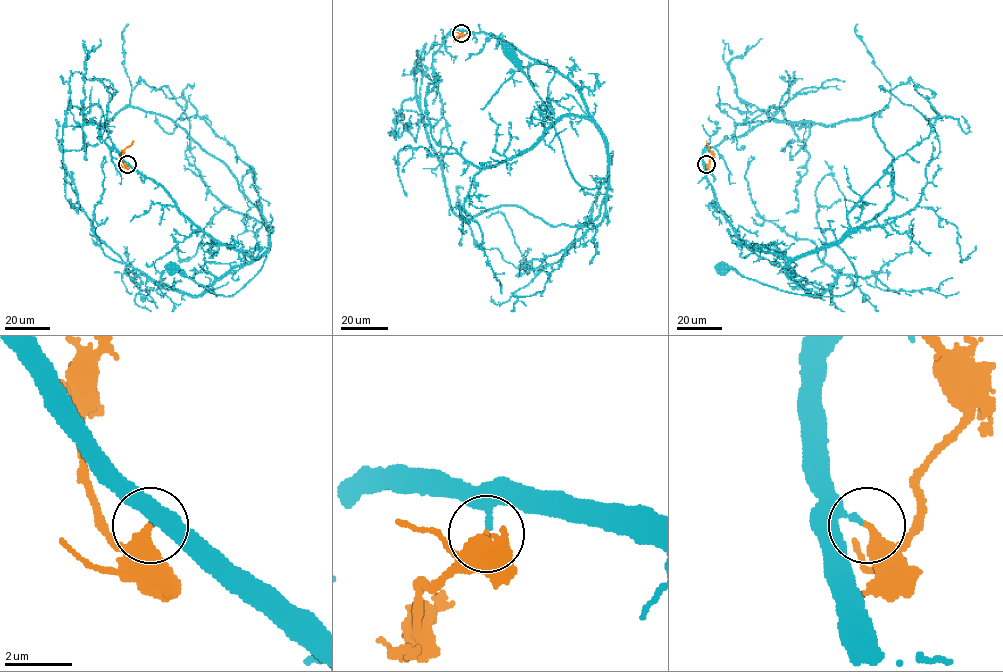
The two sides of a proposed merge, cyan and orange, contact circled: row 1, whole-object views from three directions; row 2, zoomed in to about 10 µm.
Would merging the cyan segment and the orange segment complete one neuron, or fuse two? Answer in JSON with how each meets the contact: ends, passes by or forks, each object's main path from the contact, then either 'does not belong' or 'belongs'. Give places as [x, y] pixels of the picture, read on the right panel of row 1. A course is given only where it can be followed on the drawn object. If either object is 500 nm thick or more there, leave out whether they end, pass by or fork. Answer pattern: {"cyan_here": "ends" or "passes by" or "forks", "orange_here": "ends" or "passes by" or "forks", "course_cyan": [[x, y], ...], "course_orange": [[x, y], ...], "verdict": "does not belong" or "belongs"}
{"cyan_here": "ends", "orange_here": "ends", "course_cyan": [[706, 164], [717, 206], [745, 244], [788, 257], [837, 245], [857, 278], [841, 295], [815, 296], [722, 268]], "course_orange": [[706, 164], [710, 164], [712, 157], [706, 141]], "verdict": "belongs"}

